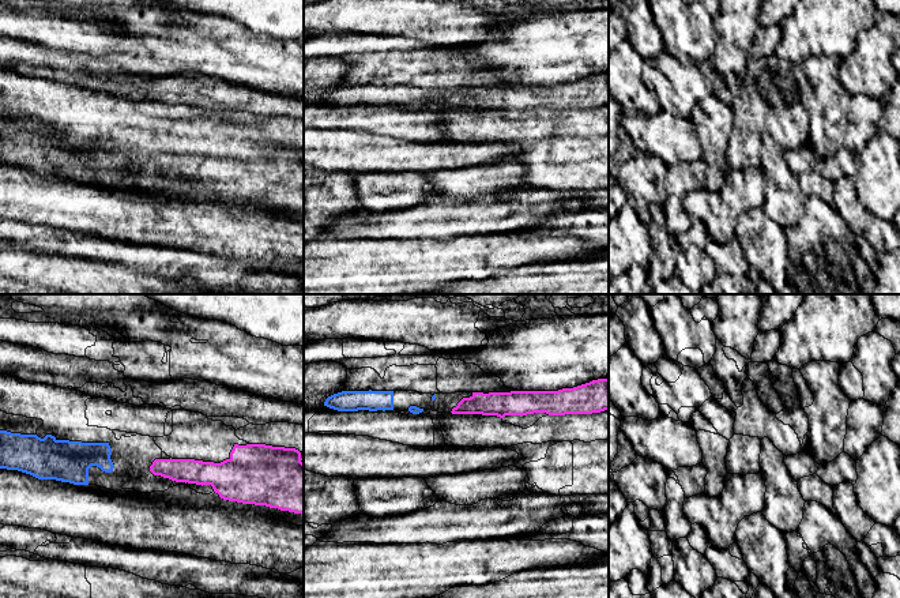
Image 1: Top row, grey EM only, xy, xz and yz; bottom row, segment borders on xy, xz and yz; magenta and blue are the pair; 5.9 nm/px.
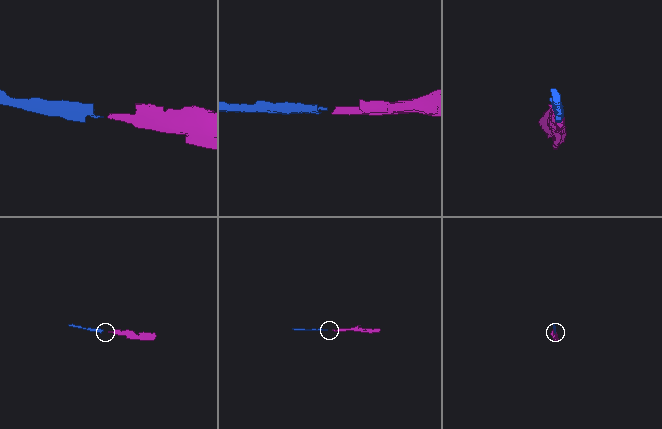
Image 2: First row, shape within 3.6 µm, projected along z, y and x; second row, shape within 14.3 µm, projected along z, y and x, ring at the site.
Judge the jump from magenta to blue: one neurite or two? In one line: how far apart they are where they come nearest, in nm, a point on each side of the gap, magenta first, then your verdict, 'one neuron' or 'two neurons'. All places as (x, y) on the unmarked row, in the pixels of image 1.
120 nm | xz (452, 104), (435, 93) | one neuron

